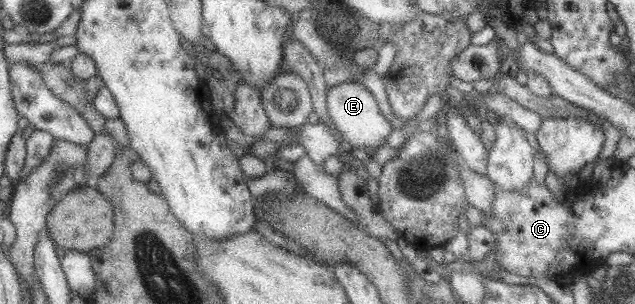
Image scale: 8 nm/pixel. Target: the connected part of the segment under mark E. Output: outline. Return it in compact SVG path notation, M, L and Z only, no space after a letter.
M351 82L330 88L329 108L346 141L353 146L354 152L361 155L368 147L385 145L386 137L393 130L388 119L380 111L374 95L362 84Z

